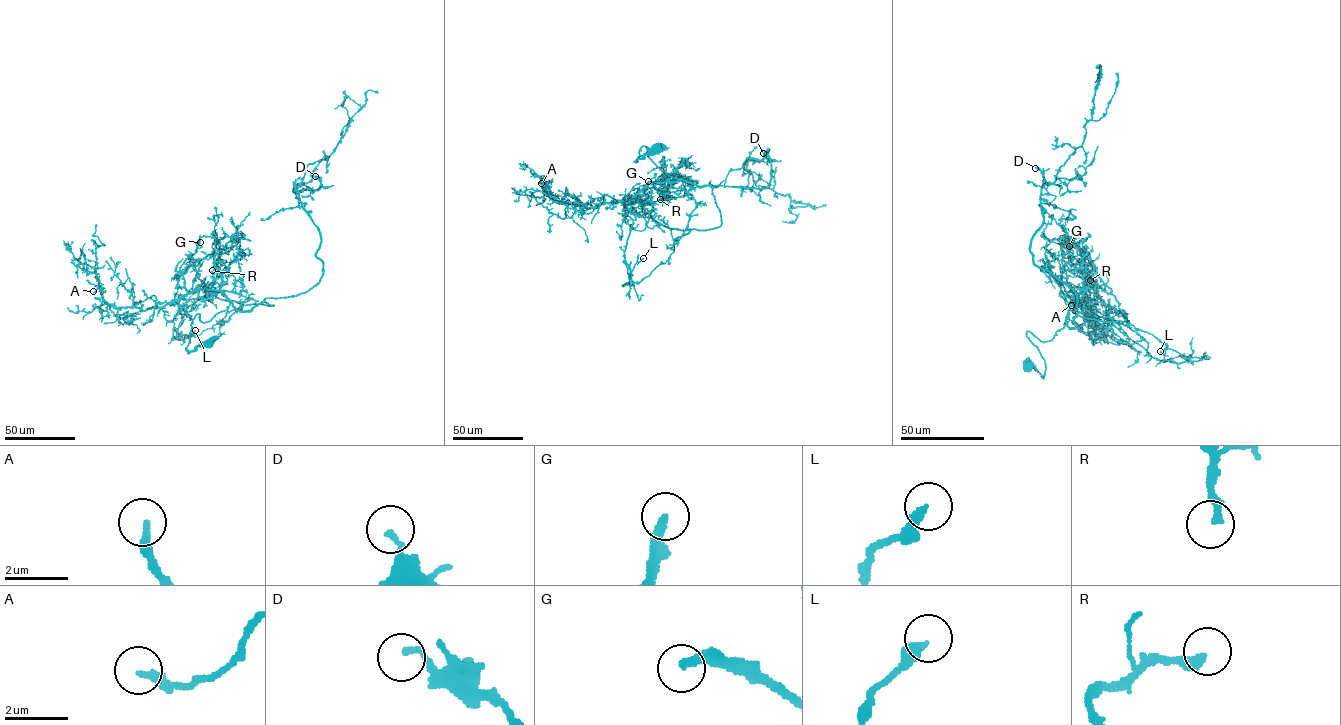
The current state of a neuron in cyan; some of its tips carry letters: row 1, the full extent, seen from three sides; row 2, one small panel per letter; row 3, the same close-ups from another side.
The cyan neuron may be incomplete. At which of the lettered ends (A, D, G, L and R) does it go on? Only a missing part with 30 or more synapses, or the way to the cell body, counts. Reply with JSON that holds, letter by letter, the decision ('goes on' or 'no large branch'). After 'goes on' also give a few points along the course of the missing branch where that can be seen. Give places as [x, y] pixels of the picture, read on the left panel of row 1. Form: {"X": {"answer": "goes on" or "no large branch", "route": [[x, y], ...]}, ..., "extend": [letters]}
{"A": {"answer": "no large branch"}, "D": {"answer": "no large branch"}, "G": {"answer": "goes on"}, "L": {"answer": "no large branch"}, "R": {"answer": "goes on", "route": [[212, 270], [219, 244], [219, 235], [215, 233]]}, "extend": ["G", "R"]}

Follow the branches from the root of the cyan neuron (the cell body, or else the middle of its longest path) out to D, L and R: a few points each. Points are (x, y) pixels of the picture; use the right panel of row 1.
D: (1028, 366), (1043, 377), (1026, 332), (1074, 328), (1077, 304), (1033, 263), (1035, 168)
L: (1028, 366), (1043, 377), (1045, 360), (1026, 332), (1050, 341), (1072, 302), (1177, 363), (1160, 351)
R: (1028, 366), (1043, 377), (1045, 360), (1026, 332), (1050, 341), (1064, 327), (1069, 304), (1090, 280)

